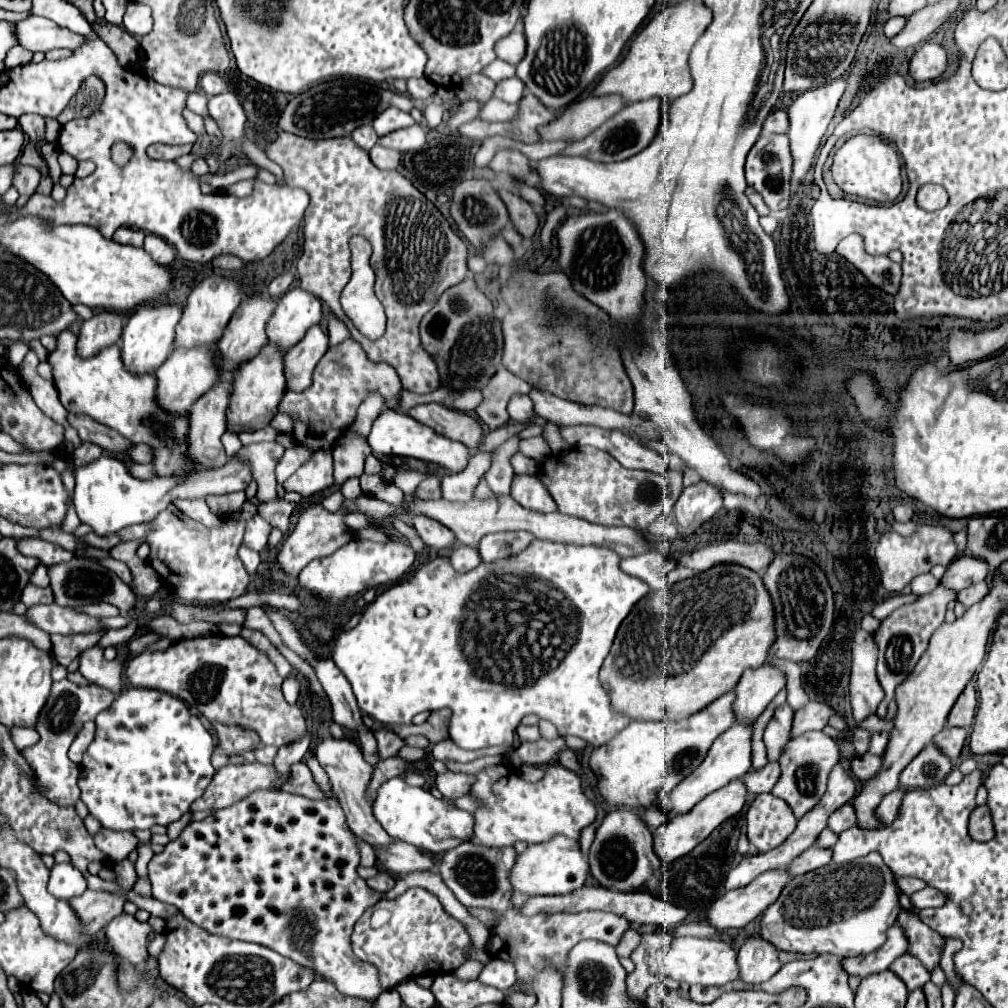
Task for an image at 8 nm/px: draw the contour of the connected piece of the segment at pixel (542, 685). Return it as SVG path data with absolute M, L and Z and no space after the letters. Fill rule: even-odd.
M534 540L520 556L510 556L492 564L480 564L478 568L458 574L450 560L444 556L438 556L424 564L412 580L396 584L388 590L384 590L362 614L358 626L354 626L350 632L340 632L334 640L334 650L332 650L332 660L334 664L342 670L346 680L350 682L354 696L358 700L358 708L366 712L368 716L380 720L382 724L410 724L414 714L420 714L424 710L440 710L440 708L450 708L450 726L448 734L452 742L460 748L466 750L476 750L476 748L488 748L488 746L502 746L502 744L512 744L514 732L520 724L520 720L526 714L538 714L540 718L546 718L554 722L560 734L574 734L580 736L582 740L590 742L592 746L604 746L610 742L620 730L624 730L630 724L630 718L626 714L618 714L610 706L610 696L598 682L598 670L610 652L610 646L614 642L616 630L622 624L622 620L628 616L632 606L650 592L650 586L634 576L628 576L620 570L620 556L610 550L610 548L600 548L600 546L574 546L574 544L560 544L560 542L544 542L544 540ZM418 606L428 608L428 614L424 618L416 616L414 610Z

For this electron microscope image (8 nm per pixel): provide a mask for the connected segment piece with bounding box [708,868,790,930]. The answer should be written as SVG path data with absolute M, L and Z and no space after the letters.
M768 870L752 880L748 886L732 890L718 898L710 912L708 920L718 930L724 928L742 928L760 916L770 904L776 902L782 888L790 882L790 874L786 870Z

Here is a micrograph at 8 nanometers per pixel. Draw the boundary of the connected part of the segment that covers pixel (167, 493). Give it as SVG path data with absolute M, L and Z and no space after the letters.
M102 454L100 458L76 468L76 490L74 490L74 504L80 520L94 528L98 536L114 534L126 526L150 522L158 516L172 500L176 498L204 498L210 494L228 494L246 490L248 482L252 480L250 468L236 458L216 470L206 470L198 474L190 474L188 478L148 478L138 480L134 478L126 464L110 454Z

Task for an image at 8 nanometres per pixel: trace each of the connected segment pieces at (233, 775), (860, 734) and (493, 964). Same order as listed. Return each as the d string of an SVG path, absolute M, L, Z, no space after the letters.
M258 760L228 764L214 774L206 794L192 804L192 810L228 808L256 790L280 790L282 786L276 786L278 778L280 772L274 764L262 764Z
M858 728L852 732L852 744L856 748L858 754L866 754L868 752L868 744L870 744L870 732L864 730L864 728Z
M492 958L484 966L484 970L482 970L478 980L482 984L486 984L486 986L494 986L494 988L498 988L502 992L508 992L516 984L516 968L510 962L506 962L506 960Z

